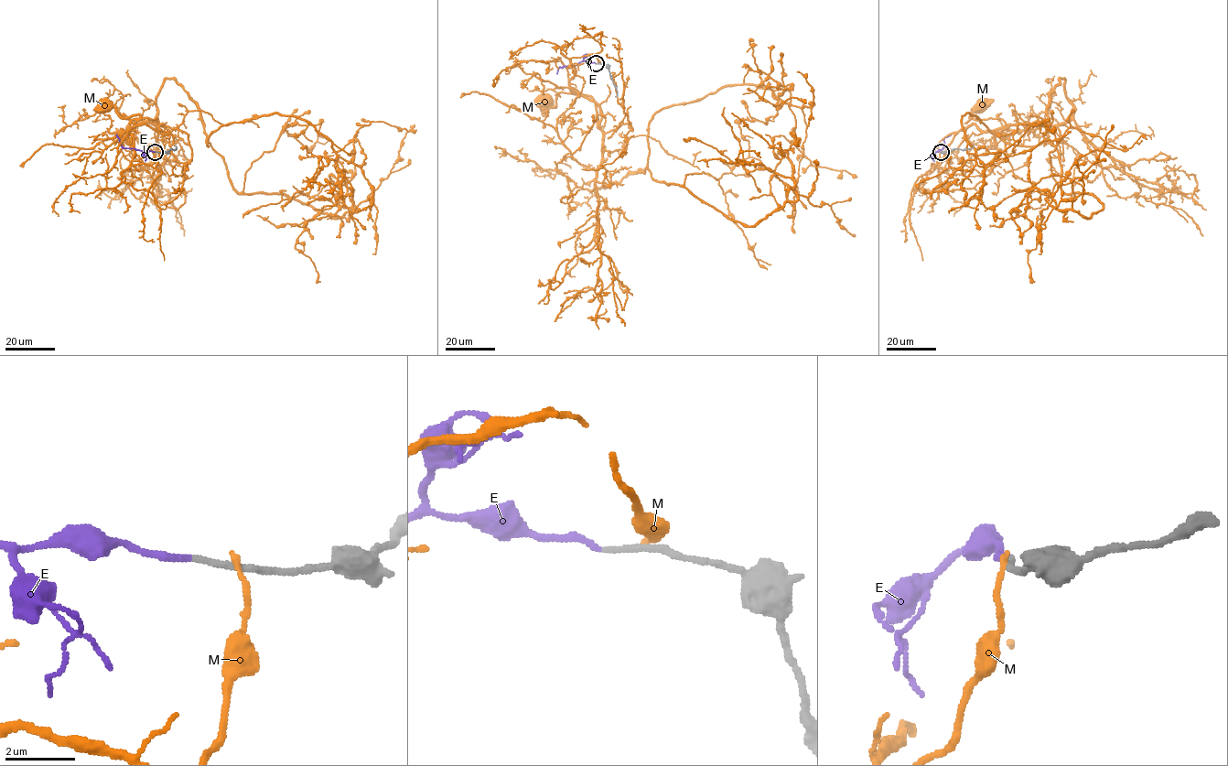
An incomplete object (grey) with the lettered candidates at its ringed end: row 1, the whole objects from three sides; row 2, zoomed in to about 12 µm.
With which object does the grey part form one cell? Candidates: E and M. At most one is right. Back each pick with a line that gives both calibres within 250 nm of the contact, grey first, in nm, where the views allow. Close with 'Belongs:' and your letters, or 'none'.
E: calibres 160 and 170 nm
Belongs: E

